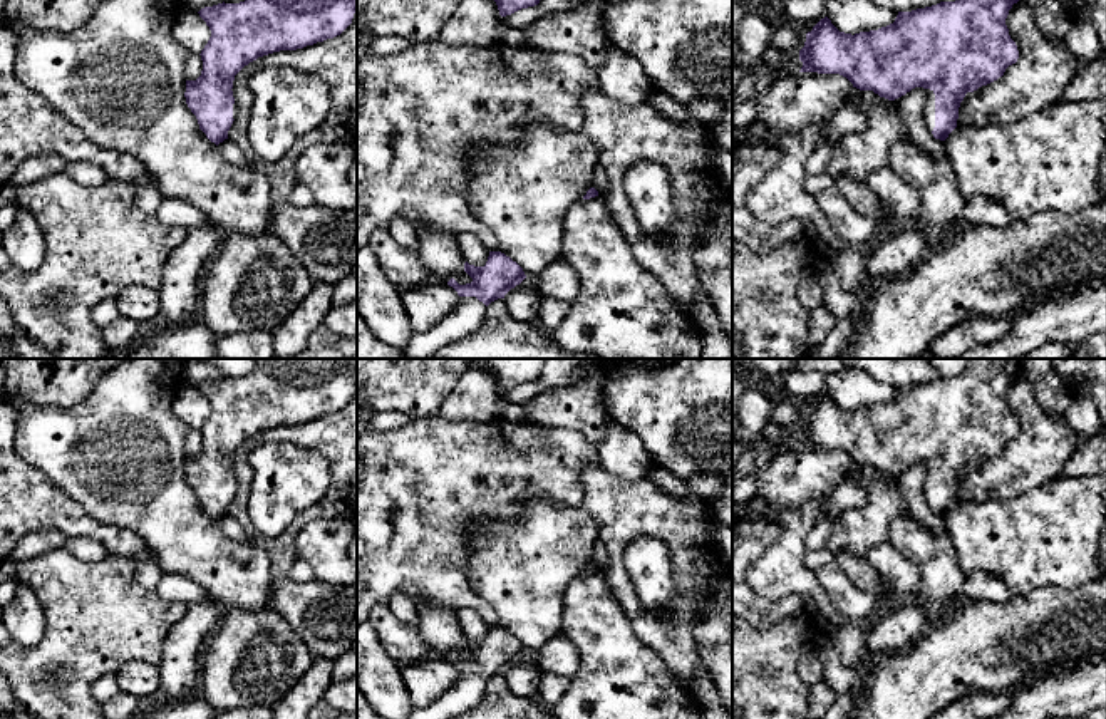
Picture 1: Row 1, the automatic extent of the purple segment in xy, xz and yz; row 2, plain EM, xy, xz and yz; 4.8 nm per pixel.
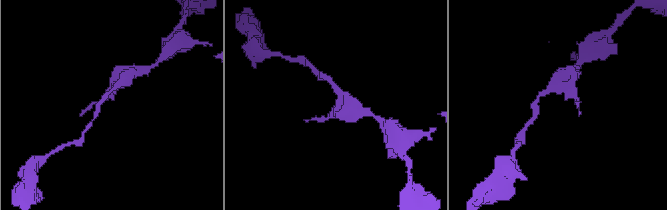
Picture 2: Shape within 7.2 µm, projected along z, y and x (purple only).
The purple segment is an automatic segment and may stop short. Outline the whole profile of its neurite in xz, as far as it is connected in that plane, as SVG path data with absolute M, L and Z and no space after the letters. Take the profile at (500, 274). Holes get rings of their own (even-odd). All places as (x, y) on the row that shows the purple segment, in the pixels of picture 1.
M489 251L484 266L466 261L464 272L473 278L471 283L459 285L454 278L447 282L459 295L456 310L436 327L414 332L404 349L406 359L429 359L441 347L476 334L486 307L498 298L504 298L511 288L526 278L523 268L501 251Z

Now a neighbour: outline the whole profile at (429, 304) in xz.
M427 282L401 290L401 300L407 310L412 332L426 332L456 310L459 295L449 285Z

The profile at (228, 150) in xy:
M230 139L220 142L218 147L231 164L250 166L246 156Z

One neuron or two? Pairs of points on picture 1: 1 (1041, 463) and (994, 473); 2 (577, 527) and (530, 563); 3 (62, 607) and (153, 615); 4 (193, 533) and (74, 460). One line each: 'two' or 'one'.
1: one
2: one
3: one
4: one

